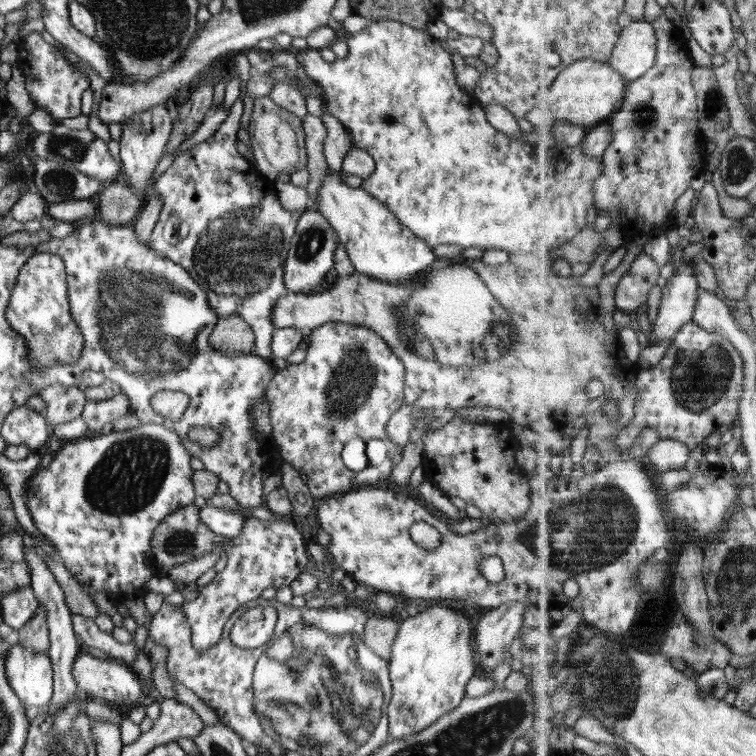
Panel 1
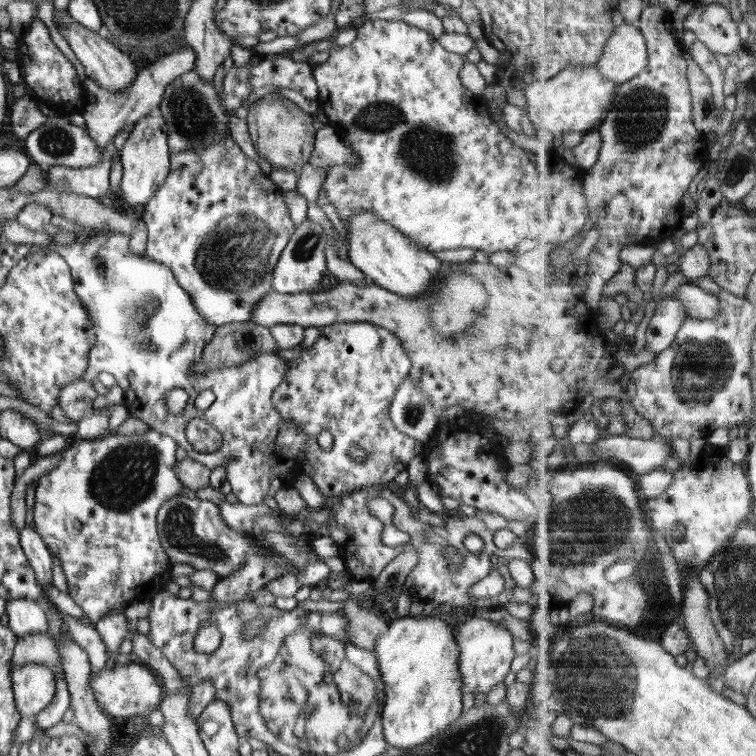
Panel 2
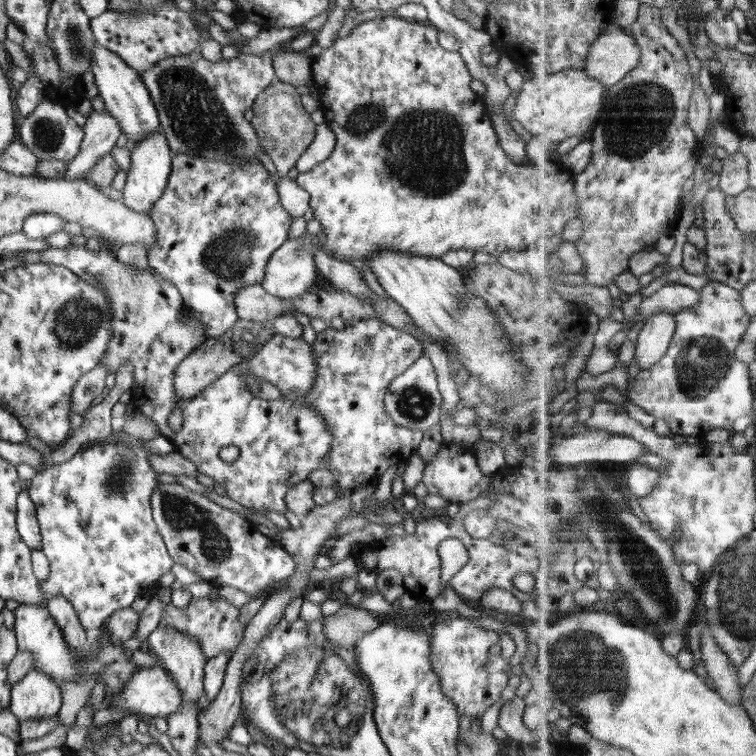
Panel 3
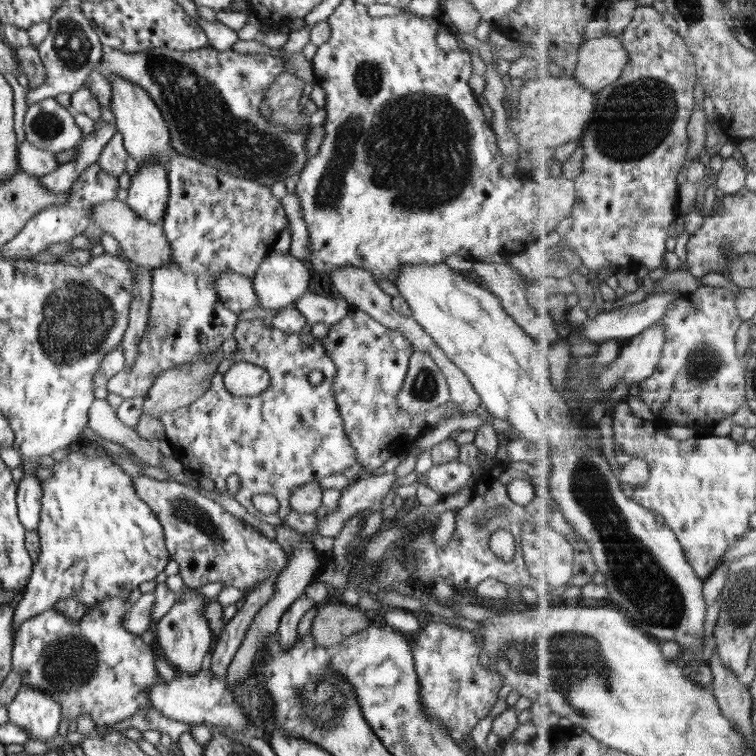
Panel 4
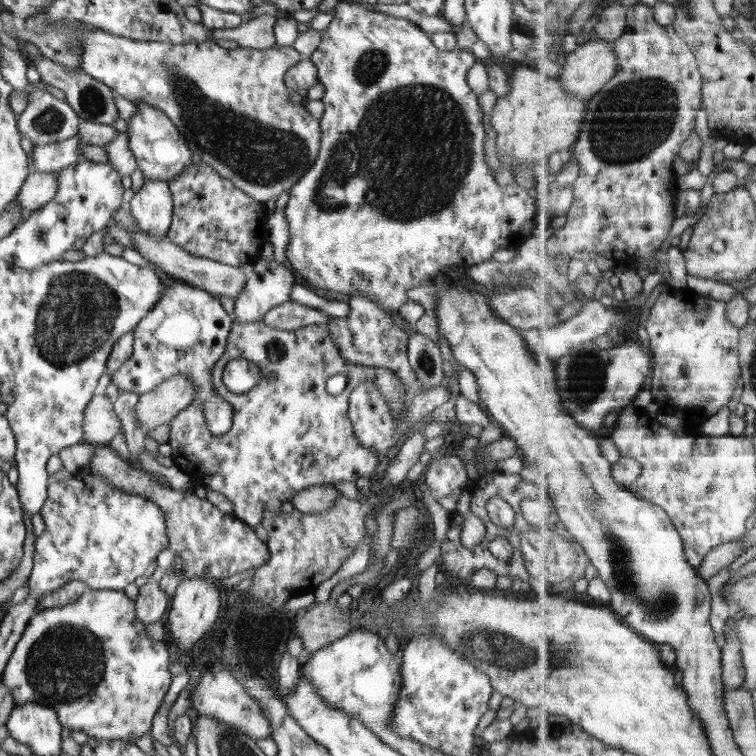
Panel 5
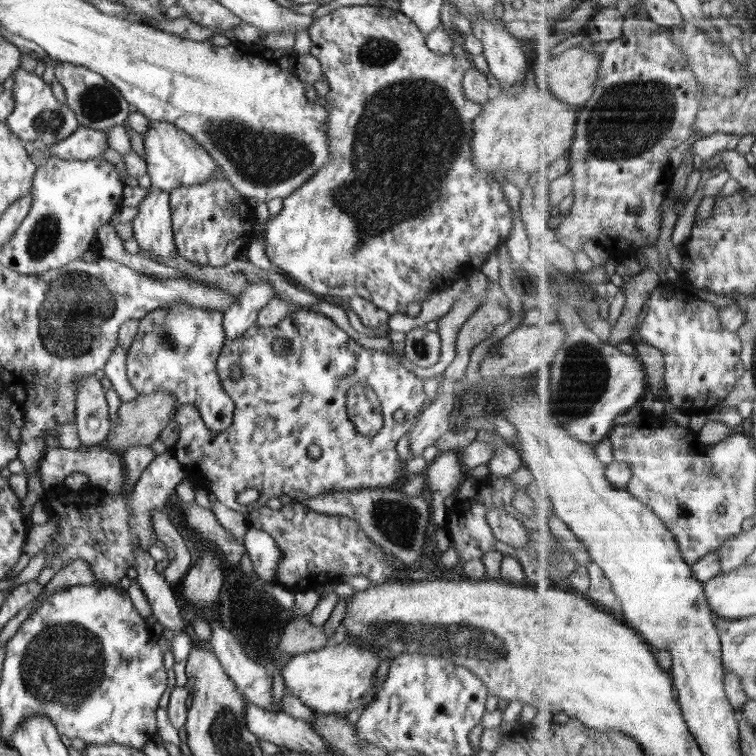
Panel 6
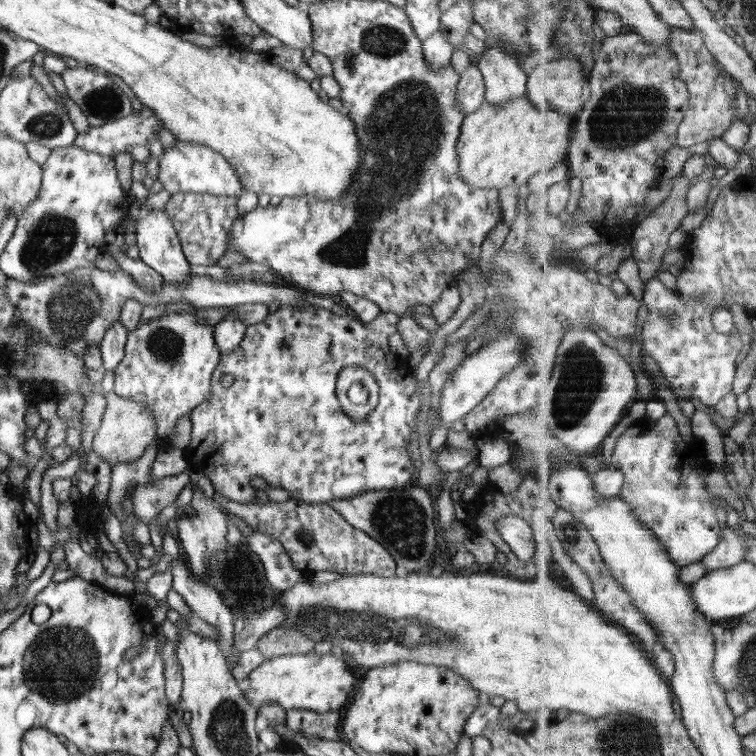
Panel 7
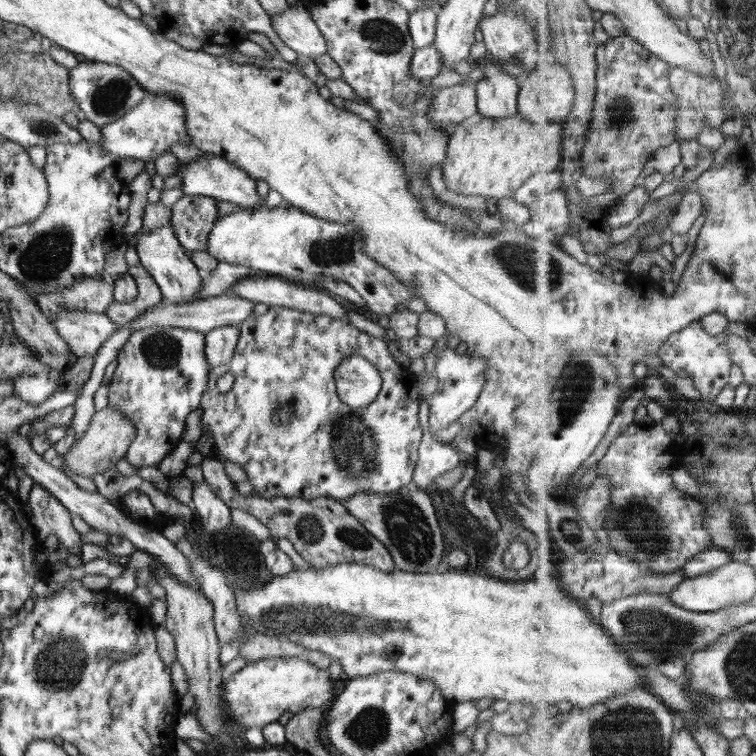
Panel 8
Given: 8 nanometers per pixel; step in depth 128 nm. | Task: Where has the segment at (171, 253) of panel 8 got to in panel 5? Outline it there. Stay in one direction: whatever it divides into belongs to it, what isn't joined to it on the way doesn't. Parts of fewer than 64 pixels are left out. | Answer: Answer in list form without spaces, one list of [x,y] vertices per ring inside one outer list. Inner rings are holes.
[[[146,179],[130,202],[130,214],[142,233],[165,236],[170,229],[173,216],[169,182]]]

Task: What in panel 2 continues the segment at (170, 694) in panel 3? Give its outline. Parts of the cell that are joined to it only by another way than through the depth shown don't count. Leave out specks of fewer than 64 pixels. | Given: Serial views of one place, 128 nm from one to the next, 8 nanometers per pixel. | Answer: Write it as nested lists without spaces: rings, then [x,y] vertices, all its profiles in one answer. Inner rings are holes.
[[[135,661],[128,665],[114,666],[111,670],[104,668],[98,673],[92,673],[90,670],[88,684],[100,709],[106,714],[119,717],[122,721],[137,715],[146,719],[150,713],[161,707],[165,698],[164,689],[158,677],[154,676],[149,668]]]

